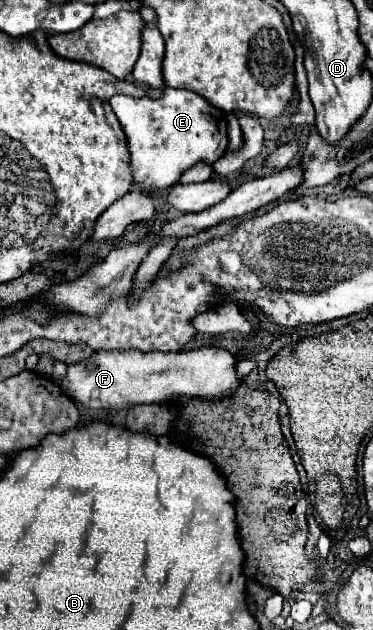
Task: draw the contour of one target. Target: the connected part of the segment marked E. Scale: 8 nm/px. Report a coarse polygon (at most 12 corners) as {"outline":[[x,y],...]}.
{"outline":[[191,90],[117,94],[133,182],[169,188],[227,150],[225,112]]}

